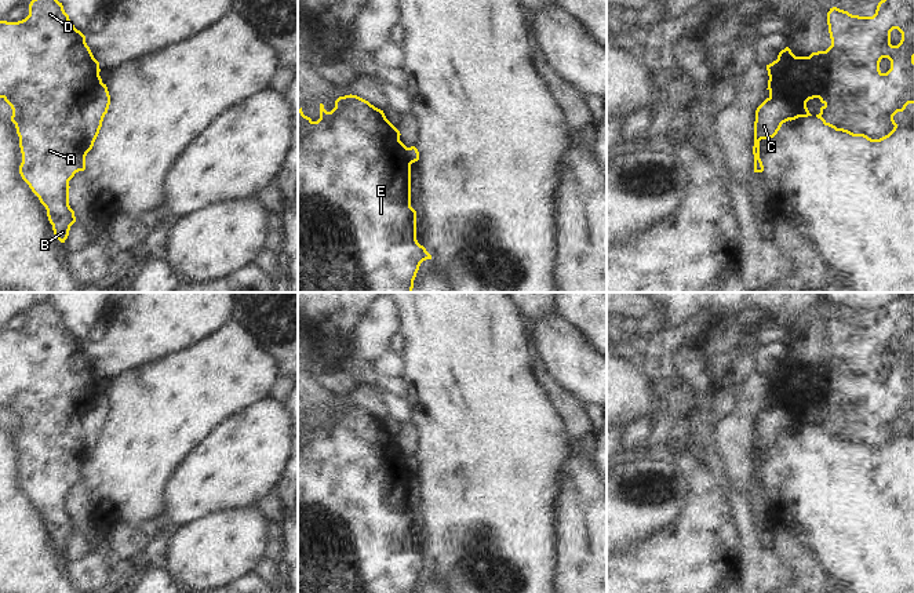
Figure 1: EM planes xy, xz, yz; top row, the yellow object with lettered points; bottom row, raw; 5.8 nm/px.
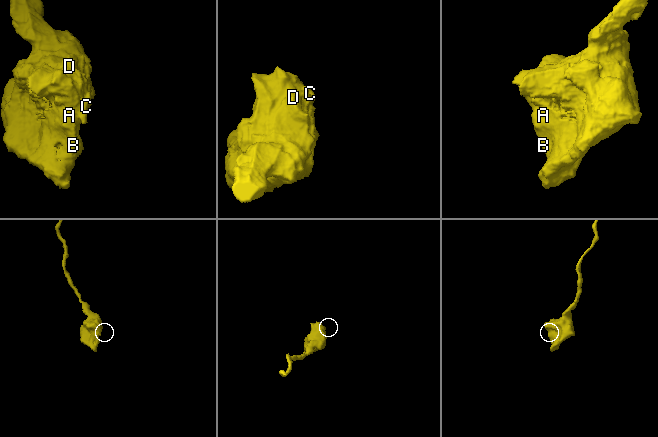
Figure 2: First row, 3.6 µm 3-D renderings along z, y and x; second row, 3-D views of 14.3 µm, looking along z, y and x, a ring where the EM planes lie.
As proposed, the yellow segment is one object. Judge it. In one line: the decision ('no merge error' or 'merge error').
merge error

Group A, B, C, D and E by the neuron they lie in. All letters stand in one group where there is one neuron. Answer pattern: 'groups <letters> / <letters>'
groups A B D E / C

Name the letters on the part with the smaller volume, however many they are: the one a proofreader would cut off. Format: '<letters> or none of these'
C.

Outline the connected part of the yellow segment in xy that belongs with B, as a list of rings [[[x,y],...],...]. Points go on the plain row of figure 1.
[[[48,299],[29,313],[29,324],[18,331],[0,330],[0,407],[12,418],[11,430],[19,445],[22,472],[19,483],[47,519],[55,546],[65,552],[76,531],[69,514],[69,490],[85,479],[85,418],[97,407],[103,393],[99,371],[85,352],[85,345],[74,336],[62,312]]]

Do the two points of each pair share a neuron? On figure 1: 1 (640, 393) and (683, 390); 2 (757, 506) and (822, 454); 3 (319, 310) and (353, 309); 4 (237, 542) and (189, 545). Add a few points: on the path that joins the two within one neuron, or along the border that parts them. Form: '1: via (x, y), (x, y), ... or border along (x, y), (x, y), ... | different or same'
1: via (651, 397), (672, 397) | same
2: border along (761, 481), (767, 502), (771, 506) | different
3: via (327, 310), (345, 309) | same
4: via (225, 545), (201, 545) | same

